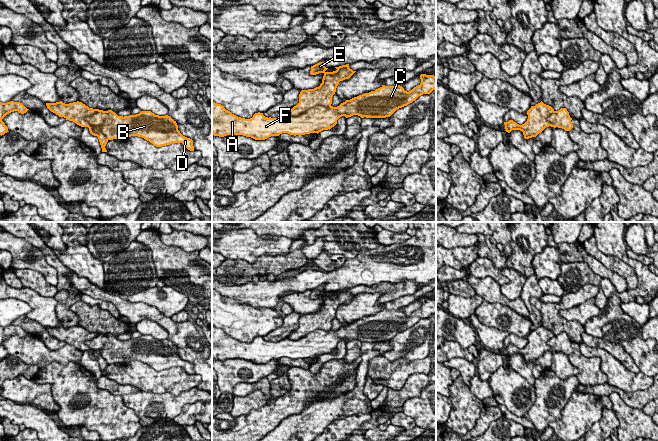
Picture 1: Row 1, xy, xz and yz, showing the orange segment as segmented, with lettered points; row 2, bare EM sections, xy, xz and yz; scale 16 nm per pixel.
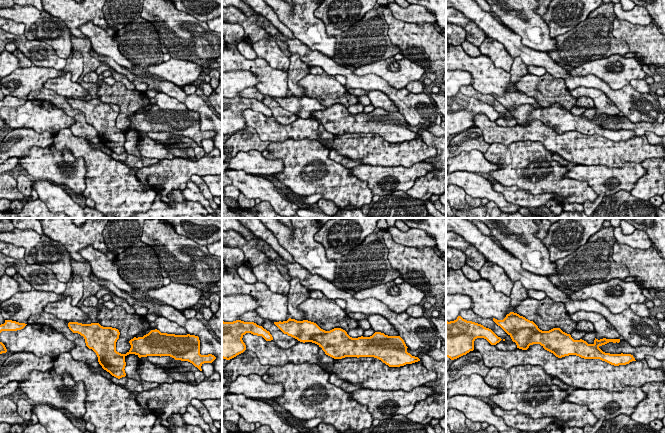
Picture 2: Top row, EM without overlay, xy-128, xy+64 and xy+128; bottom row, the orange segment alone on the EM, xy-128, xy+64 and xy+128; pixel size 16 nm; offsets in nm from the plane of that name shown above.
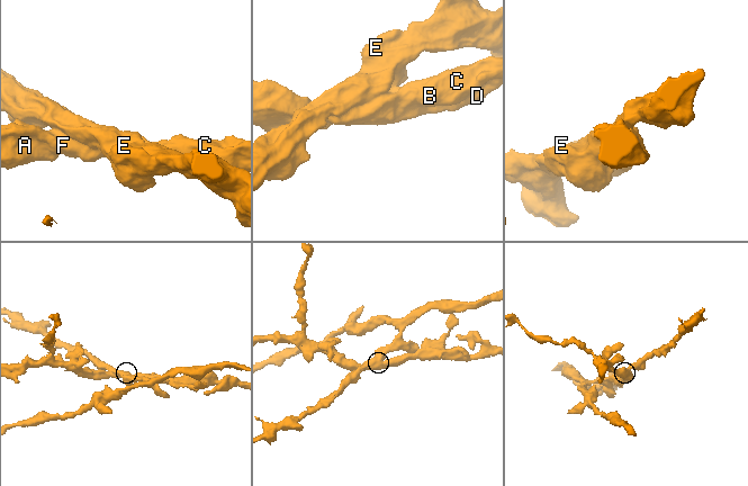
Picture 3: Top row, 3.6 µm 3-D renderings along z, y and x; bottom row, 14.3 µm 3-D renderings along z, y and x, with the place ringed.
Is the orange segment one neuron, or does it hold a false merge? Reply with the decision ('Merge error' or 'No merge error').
Merge error

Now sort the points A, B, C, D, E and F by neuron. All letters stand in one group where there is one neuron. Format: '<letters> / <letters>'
A B C D F / E

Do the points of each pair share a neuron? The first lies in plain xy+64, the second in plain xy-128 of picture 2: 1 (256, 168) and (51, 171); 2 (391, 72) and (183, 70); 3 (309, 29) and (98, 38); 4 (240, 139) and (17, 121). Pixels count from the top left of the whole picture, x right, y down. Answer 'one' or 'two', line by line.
1: one
2: one
3: one
4: two

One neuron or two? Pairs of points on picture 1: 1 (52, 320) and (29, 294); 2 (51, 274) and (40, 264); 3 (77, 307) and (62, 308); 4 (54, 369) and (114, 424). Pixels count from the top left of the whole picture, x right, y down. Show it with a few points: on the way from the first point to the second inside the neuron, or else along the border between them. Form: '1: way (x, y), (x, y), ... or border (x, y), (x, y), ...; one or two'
1: way (46, 314), (34, 300); one
2: way (48, 271), (43, 267); one
3: border (80, 300), (70, 307), (78, 317), (78, 324); two
4: way (70, 384), (77, 391), (85, 392), (98, 408); one

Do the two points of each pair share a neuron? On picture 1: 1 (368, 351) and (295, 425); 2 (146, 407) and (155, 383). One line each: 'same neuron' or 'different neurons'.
1: same neuron
2: different neurons

